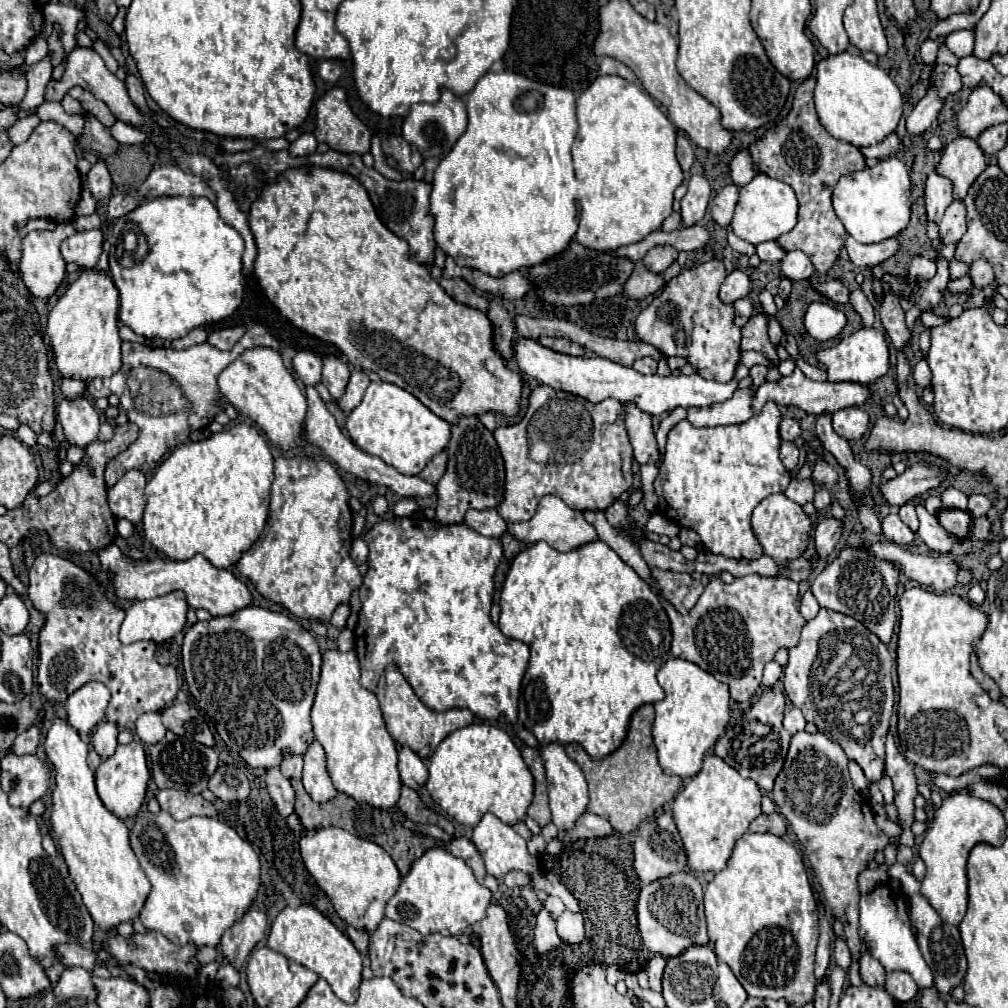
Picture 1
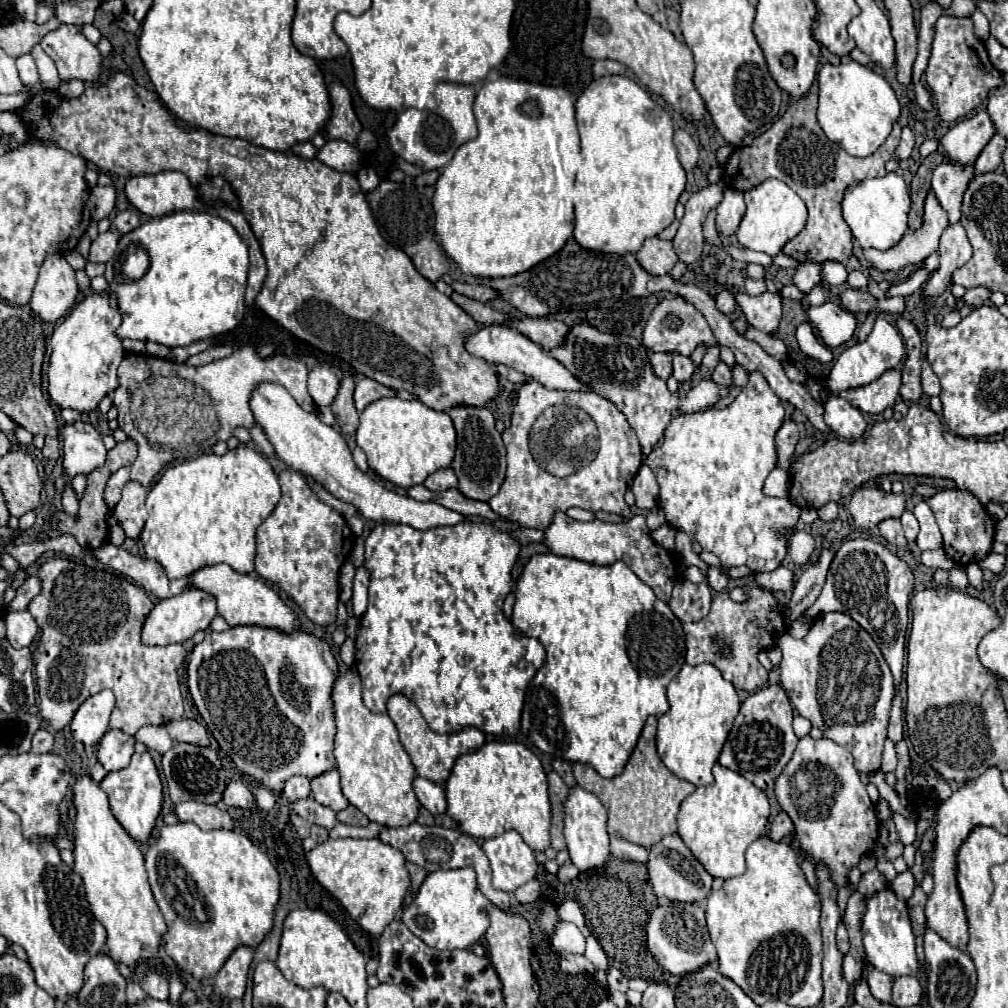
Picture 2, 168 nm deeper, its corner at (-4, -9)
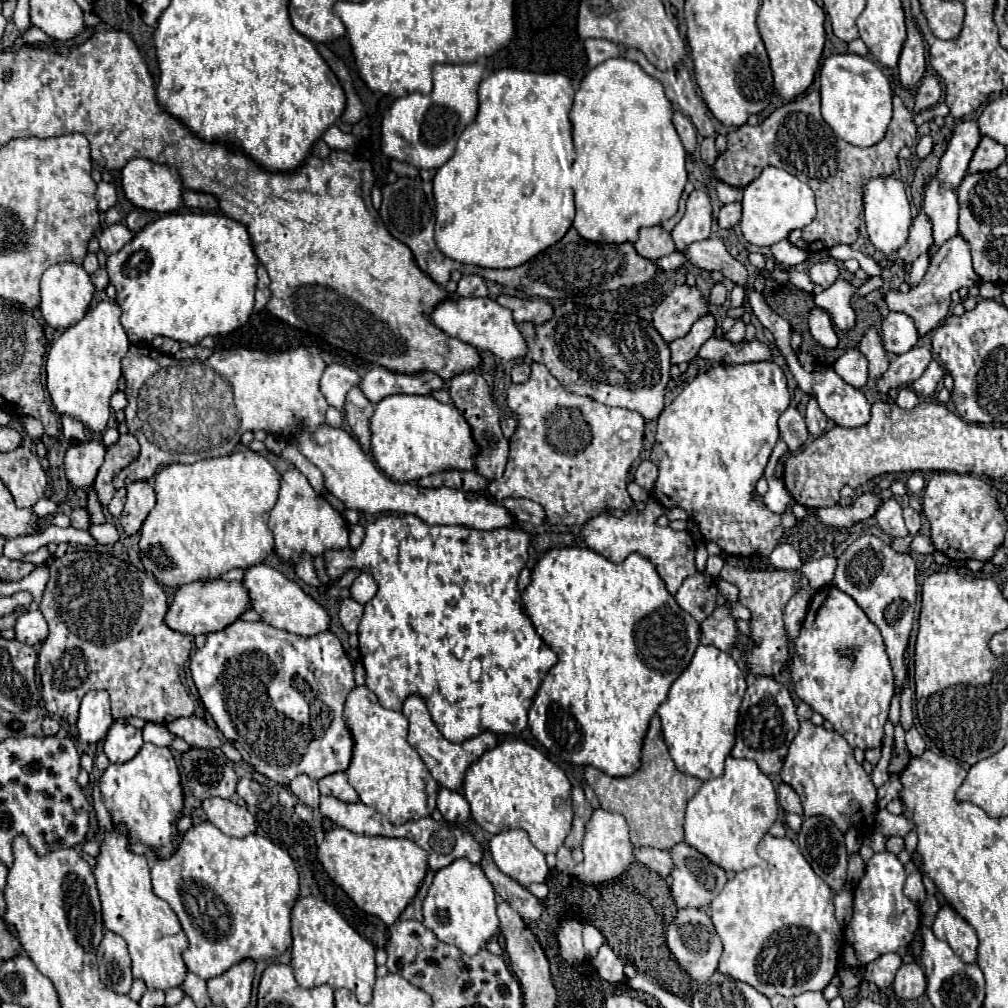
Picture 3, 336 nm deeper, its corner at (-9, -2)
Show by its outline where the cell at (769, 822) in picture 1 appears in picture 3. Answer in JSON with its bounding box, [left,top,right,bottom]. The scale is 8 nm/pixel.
[778,784,802,816]

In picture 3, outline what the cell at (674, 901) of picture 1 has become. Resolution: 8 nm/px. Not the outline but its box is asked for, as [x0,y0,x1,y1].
[664,908,722,982]

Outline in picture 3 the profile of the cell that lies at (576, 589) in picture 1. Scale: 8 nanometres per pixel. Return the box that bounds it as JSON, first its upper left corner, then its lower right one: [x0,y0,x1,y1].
[522,546,700,776]

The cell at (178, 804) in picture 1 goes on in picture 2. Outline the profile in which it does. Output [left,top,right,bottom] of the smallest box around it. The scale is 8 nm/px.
[175,801,233,829]

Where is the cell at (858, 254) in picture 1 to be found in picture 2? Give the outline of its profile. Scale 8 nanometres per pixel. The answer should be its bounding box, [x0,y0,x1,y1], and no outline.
[865,193,947,271]

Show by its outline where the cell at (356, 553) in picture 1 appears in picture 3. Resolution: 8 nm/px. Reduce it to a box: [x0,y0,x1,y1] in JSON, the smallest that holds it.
[350,572,378,604]

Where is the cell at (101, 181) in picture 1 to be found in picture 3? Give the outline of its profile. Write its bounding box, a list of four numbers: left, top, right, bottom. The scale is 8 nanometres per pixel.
[96,182,116,212]

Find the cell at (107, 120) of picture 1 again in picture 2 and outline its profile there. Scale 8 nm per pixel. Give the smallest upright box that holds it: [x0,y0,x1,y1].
[57,79,85,97]

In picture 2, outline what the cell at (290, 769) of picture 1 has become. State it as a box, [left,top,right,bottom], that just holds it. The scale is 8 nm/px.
[283,775,311,803]

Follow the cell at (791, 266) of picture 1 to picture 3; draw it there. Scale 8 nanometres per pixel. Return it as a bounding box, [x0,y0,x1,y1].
[808,260,838,288]

